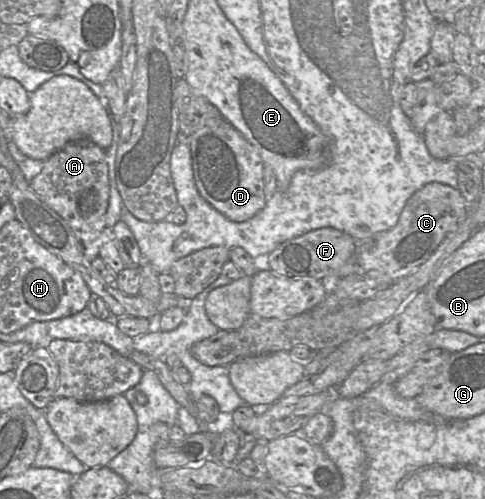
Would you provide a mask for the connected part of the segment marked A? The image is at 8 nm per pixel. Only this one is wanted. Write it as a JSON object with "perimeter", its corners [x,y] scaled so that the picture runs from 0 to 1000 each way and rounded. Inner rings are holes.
{"perimeter":[[[184,279],[138,287],[91,321],[87,341],[60,365],[60,377],[136,443],[181,523],[204,513],[227,387],[219,299]]]}

